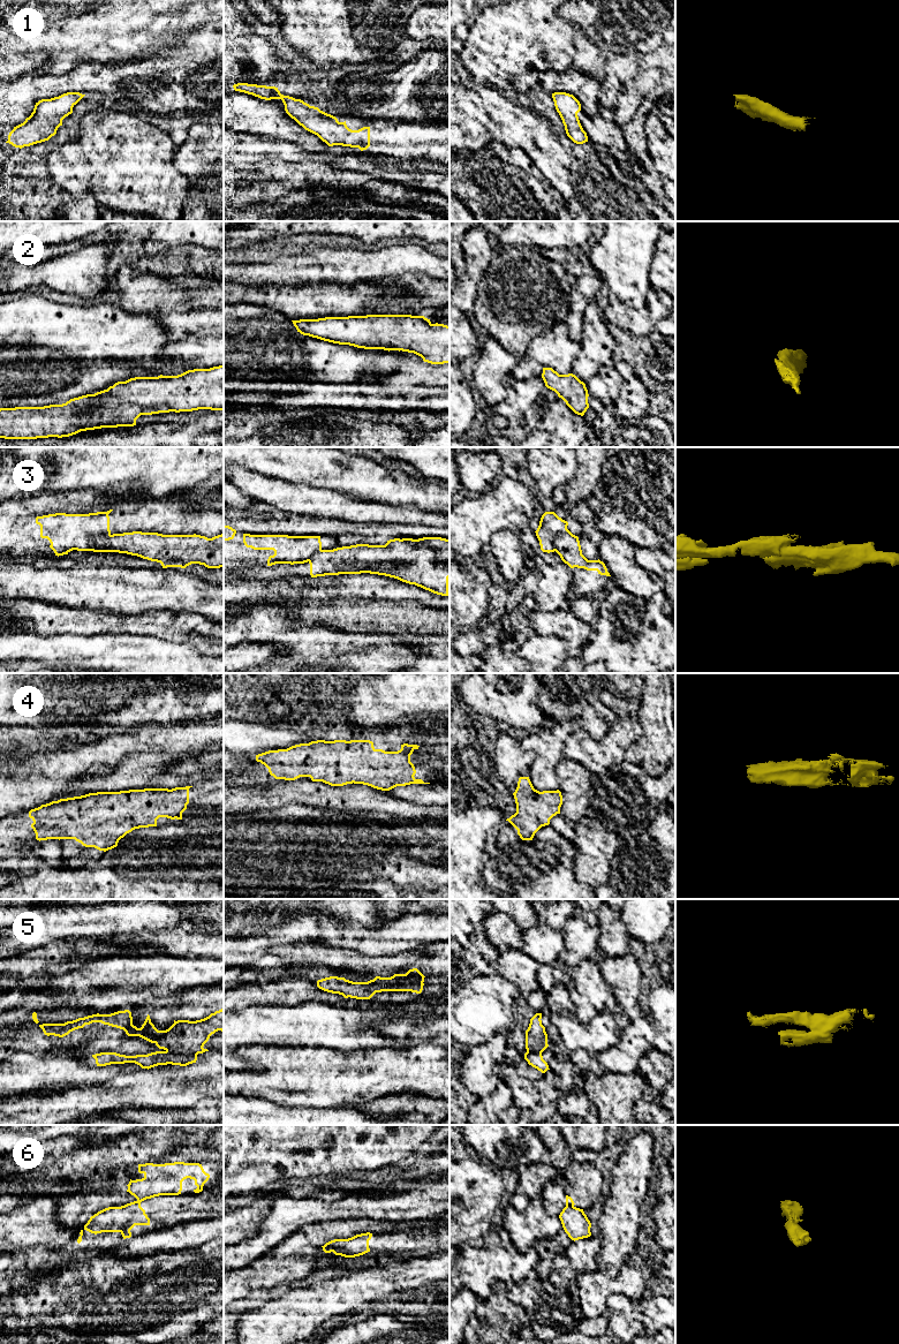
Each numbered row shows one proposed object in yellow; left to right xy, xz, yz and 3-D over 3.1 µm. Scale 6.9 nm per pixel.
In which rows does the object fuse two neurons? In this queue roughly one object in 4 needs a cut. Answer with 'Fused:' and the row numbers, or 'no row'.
Fused: 3, 5, 6

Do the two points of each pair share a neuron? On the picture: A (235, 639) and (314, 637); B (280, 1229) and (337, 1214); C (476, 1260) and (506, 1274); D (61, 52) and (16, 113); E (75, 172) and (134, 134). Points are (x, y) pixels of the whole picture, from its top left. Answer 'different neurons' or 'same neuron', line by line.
A: same neuron
B: same neuron
C: same neuron
D: different neurons
E: same neuron

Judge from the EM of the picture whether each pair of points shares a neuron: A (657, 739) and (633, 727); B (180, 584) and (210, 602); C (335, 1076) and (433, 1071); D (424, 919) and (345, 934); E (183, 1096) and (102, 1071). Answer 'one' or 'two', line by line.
A: two
B: one
C: one
D: one
E: two

